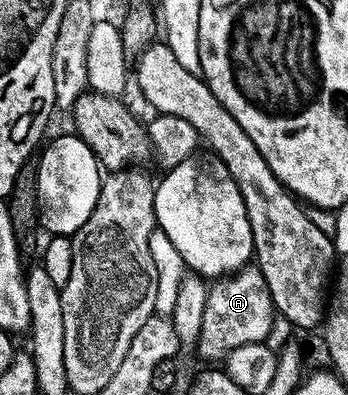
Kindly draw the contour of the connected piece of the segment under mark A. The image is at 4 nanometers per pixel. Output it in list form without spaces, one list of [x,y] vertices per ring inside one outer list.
[[[245,266],[235,274],[217,279],[208,289],[206,310],[202,314],[202,330],[198,349],[208,362],[227,357],[238,346],[264,342],[270,332],[274,307],[266,279],[256,266]]]

